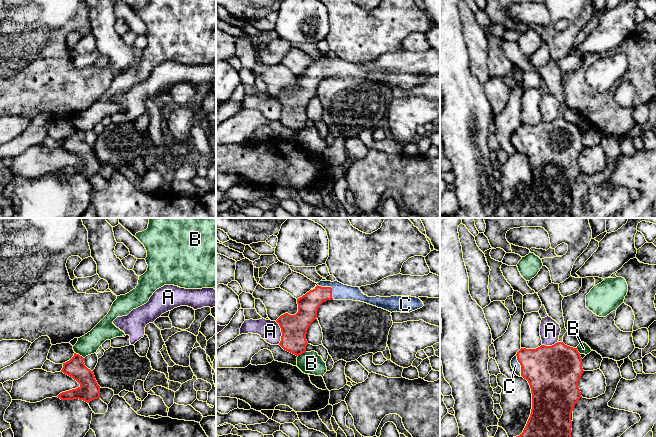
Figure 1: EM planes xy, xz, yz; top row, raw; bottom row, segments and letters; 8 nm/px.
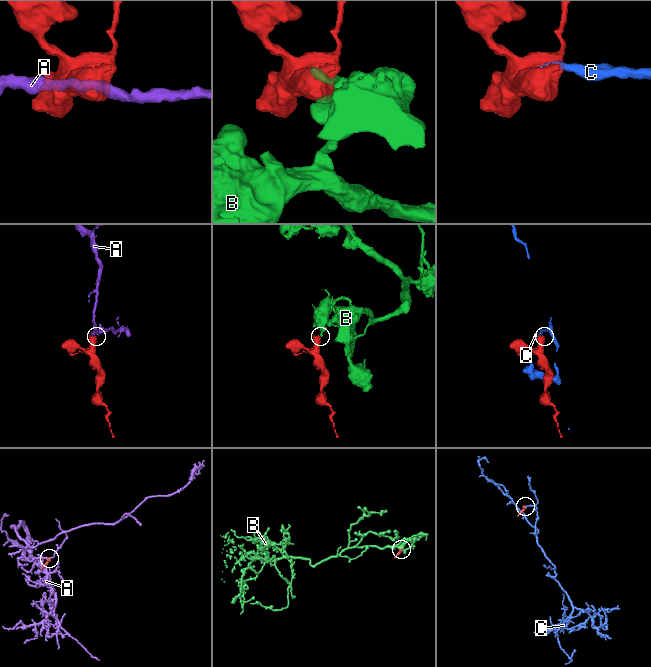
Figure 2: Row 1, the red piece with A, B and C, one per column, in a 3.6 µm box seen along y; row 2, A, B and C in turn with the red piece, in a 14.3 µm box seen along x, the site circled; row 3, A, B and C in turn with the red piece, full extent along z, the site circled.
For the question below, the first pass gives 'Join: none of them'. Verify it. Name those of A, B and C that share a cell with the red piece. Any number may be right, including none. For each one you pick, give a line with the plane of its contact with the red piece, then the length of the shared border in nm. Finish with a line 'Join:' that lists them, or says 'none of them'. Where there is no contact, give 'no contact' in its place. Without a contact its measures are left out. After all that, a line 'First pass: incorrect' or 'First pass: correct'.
C: xz | 200 nm
Join: C
First pass: incorrect

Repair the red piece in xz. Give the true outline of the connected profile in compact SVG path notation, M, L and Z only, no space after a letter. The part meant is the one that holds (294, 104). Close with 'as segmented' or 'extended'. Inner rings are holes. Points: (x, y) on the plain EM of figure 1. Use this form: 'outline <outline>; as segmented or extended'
outline M320 57L316 62L305 71L297 75L298 88L295 91L285 89L281 91L276 98L279 100L282 108L279 121L286 127L299 132L306 128L308 120L306 116L307 106L310 100L317 94L317 86L326 76L353 76L364 78L389 88L410 89L424 82L423 78L416 73L411 72L391 72L391 73L368 73L364 71L359 63L344 61L338 57Z; extended

